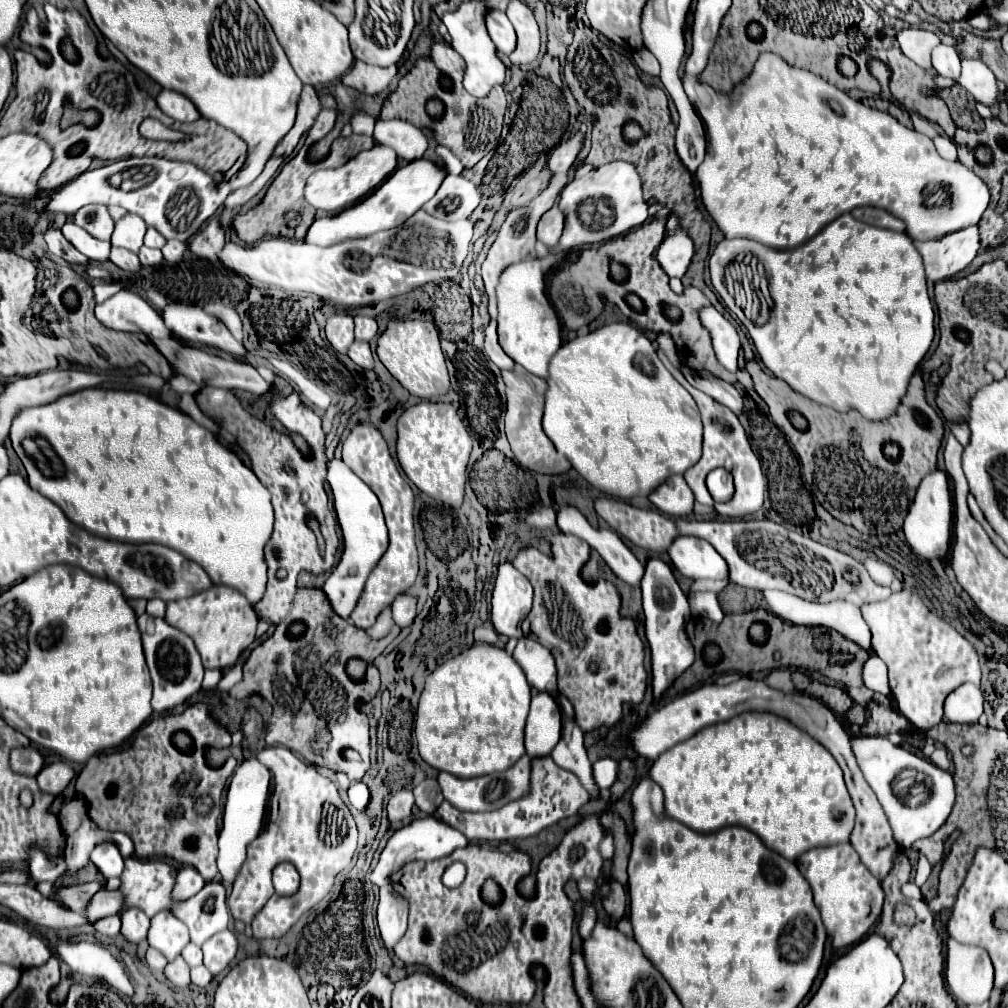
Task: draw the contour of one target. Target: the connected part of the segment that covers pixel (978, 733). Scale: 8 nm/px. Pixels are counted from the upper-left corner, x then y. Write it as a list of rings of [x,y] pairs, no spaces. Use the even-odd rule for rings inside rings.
[[[941,724],[943,730],[925,730],[925,734],[929,734],[929,738],[939,740],[947,746],[949,740],[949,752],[953,756],[953,764],[955,764],[955,772],[953,772],[953,780],[955,780],[955,790],[957,790],[957,800],[953,806],[951,816],[947,818],[947,822],[937,830],[937,834],[925,838],[925,840],[917,840],[915,842],[915,850],[923,856],[927,856],[927,860],[931,862],[931,866],[935,866],[937,862],[943,864],[941,870],[941,878],[939,878],[939,892],[937,898],[929,900],[929,910],[933,916],[939,916],[943,910],[949,910],[957,898],[957,890],[961,888],[961,882],[965,880],[965,874],[969,870],[969,864],[973,860],[973,854],[977,850],[977,846],[989,844],[989,848],[995,848],[995,836],[993,836],[993,828],[991,828],[991,820],[989,820],[989,812],[987,812],[987,786],[989,786],[989,778],[991,778],[991,770],[995,766],[997,756],[1001,754],[999,746],[1005,748],[1005,738],[1003,732],[993,730],[993,728],[985,728],[981,724],[949,724],[949,732],[947,726]],[[959,830],[959,838],[951,844],[949,854],[945,856],[945,842],[947,838]]]

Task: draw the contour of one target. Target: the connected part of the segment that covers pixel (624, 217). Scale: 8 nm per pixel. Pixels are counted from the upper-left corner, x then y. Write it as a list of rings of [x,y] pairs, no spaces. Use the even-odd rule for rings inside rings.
[[[621,160],[589,170],[585,176],[571,180],[561,192],[559,208],[565,214],[565,230],[561,236],[561,248],[565,250],[621,236],[647,220],[647,204],[641,192],[641,178],[633,164]],[[577,186],[583,186],[583,190],[587,190],[585,198],[589,200],[577,202]]]

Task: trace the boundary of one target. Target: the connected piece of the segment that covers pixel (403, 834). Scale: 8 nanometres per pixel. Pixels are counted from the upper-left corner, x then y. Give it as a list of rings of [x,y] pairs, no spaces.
[[[425,816],[425,818],[417,818],[413,820],[411,824],[403,826],[401,830],[397,830],[387,846],[383,848],[381,852],[381,858],[379,858],[379,864],[377,868],[373,870],[371,874],[371,880],[377,884],[377,886],[385,886],[391,882],[391,876],[407,862],[413,862],[413,860],[437,860],[437,858],[443,858],[447,854],[451,854],[455,848],[465,848],[467,846],[467,838],[463,834],[459,834],[457,830],[453,830],[451,826],[447,826],[445,822],[441,822],[439,818],[435,816]]]

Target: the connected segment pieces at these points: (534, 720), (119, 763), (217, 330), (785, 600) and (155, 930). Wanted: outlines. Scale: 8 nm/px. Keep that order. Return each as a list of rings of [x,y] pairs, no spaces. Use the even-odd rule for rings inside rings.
[[[539,692],[531,700],[531,710],[525,726],[525,748],[531,758],[551,754],[561,736],[561,712],[555,698]]]
[[[199,702],[189,706],[181,714],[165,714],[135,734],[133,746],[113,754],[97,754],[93,756],[81,774],[77,776],[77,792],[87,800],[89,818],[103,830],[109,832],[125,832],[135,842],[135,856],[137,858],[171,858],[181,864],[189,864],[199,870],[199,874],[209,882],[217,876],[217,820],[223,814],[223,788],[229,776],[235,770],[235,758],[227,758],[223,766],[211,768],[207,764],[207,752],[211,748],[229,748],[231,734],[227,728],[217,722],[209,706]],[[175,732],[187,732],[193,740],[193,748],[189,752],[181,752],[173,744]]]
[[[167,304],[163,310],[163,320],[171,334],[187,344],[217,346],[217,350],[237,354],[237,358],[245,356],[243,344],[231,336],[227,326],[199,306]]]
[[[767,590],[763,592],[767,604],[769,604],[769,610],[783,618],[785,622],[791,622],[791,624],[803,624],[803,626],[825,626],[825,628],[831,628],[831,630],[837,630],[839,634],[843,634],[845,638],[849,638],[851,642],[859,644],[863,650],[871,650],[871,632],[859,612],[857,606],[849,604],[849,602],[829,602],[829,604],[817,604],[817,602],[807,602],[807,600],[801,600],[793,594],[787,594],[787,592],[779,592],[779,590]]]
[[[161,910],[151,918],[149,946],[159,950],[167,960],[173,960],[189,944],[187,926],[173,916],[171,910]]]

